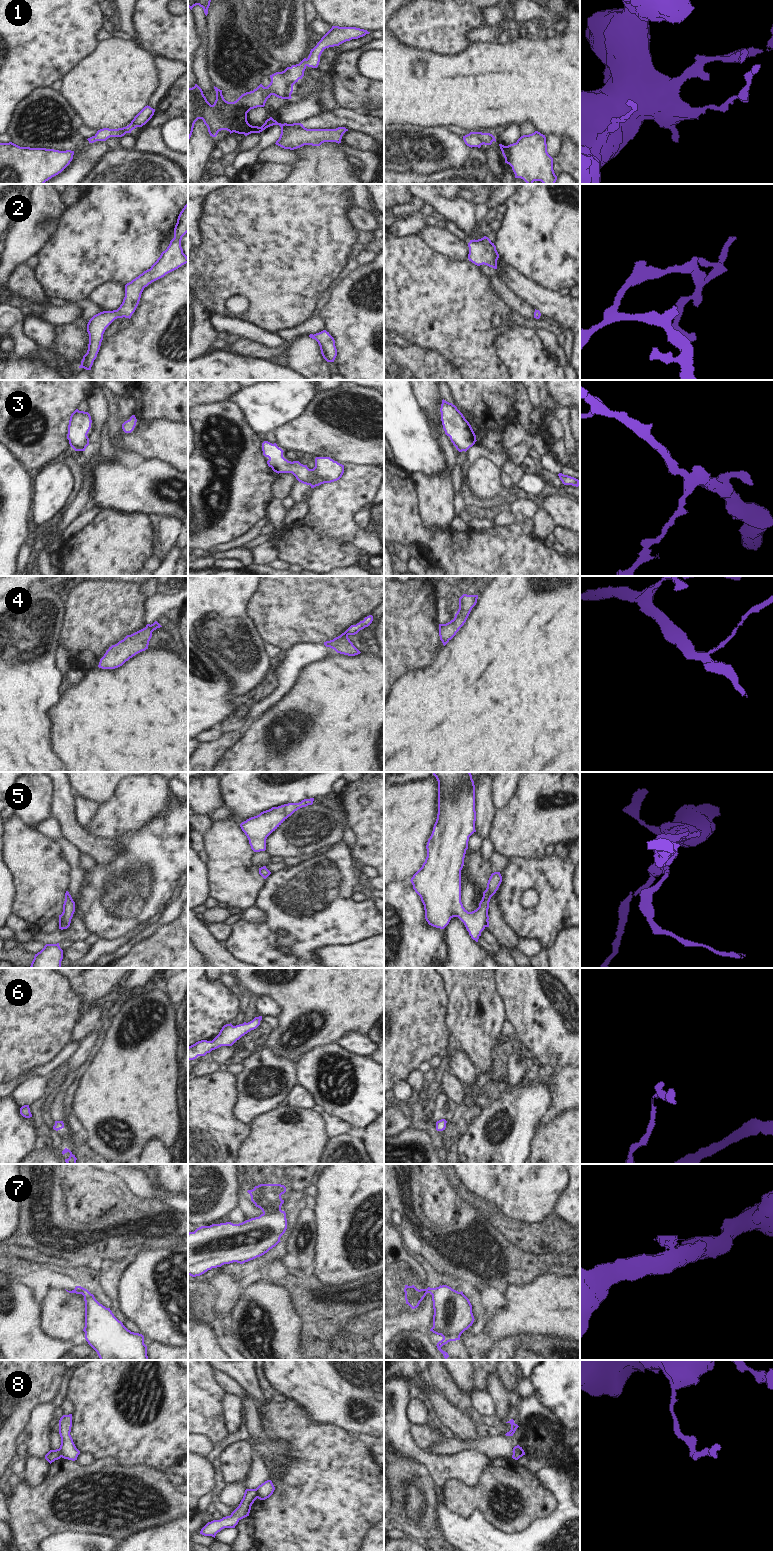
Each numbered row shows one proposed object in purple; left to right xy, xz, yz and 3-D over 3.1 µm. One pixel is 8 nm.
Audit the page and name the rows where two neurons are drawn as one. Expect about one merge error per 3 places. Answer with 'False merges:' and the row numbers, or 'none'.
False merges: 4, 7, 8.

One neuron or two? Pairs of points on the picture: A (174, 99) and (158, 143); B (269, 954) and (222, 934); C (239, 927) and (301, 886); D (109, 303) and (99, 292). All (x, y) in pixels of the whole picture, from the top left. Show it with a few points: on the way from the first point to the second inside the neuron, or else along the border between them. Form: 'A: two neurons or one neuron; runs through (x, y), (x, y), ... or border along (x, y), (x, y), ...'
A: one neuron; runs through (167, 110), (156, 122), (156, 132)
B: two neurons; border along (231, 925), (231, 933), (221, 942)
C: one neuron; runs through (255, 928), (260, 928), (286, 902)
D: one neuron; runs through (107, 300), (102, 295)

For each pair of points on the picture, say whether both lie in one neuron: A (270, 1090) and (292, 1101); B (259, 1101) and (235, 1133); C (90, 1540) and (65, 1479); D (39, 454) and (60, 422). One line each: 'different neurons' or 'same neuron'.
A: different neurons
B: different neurons
C: different neurons
D: same neuron

